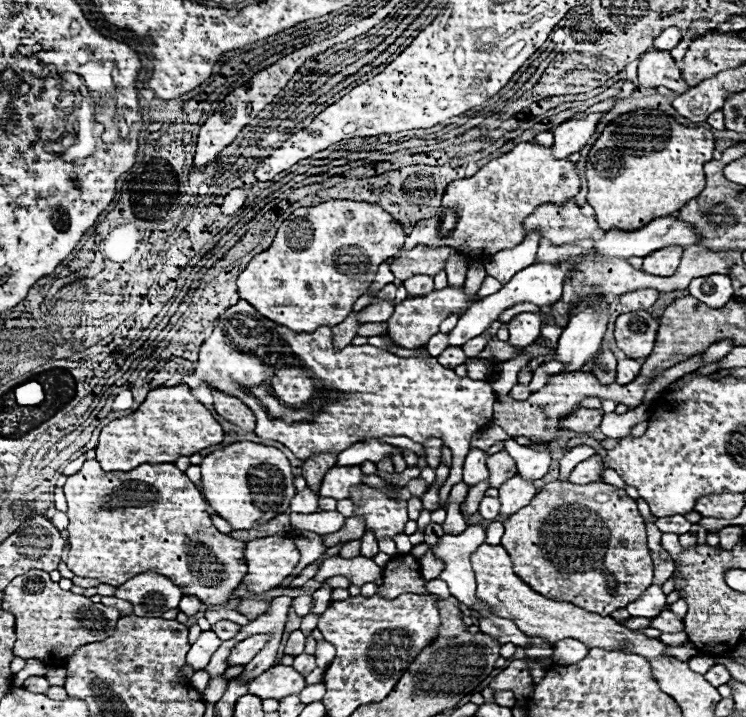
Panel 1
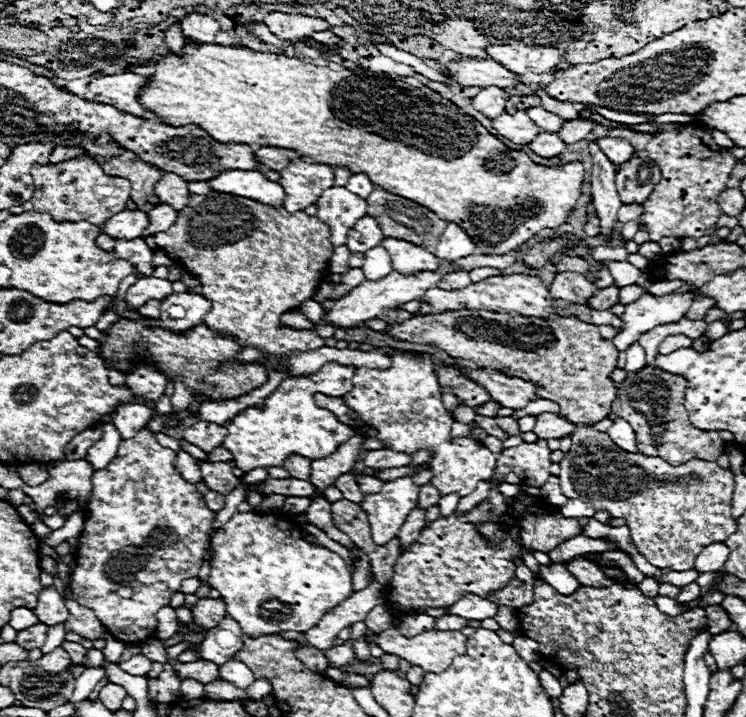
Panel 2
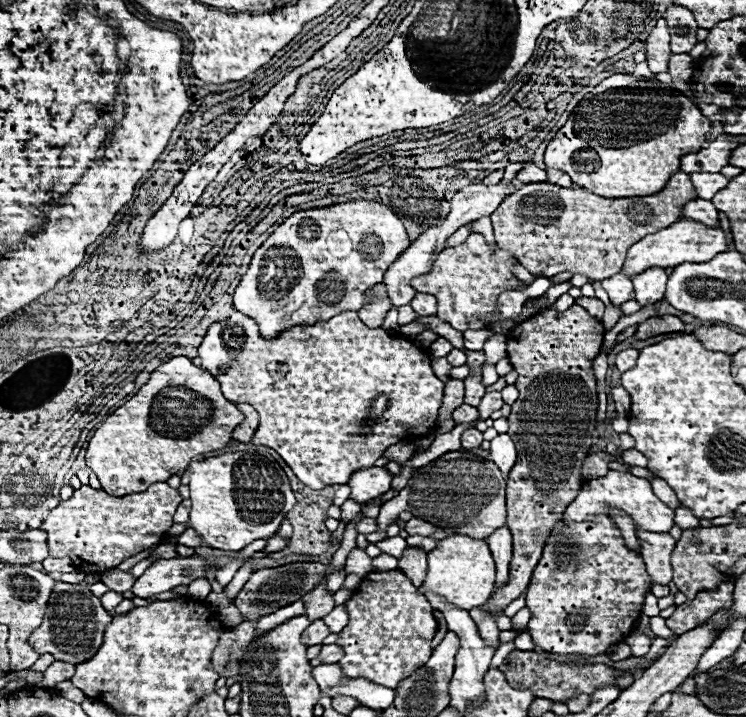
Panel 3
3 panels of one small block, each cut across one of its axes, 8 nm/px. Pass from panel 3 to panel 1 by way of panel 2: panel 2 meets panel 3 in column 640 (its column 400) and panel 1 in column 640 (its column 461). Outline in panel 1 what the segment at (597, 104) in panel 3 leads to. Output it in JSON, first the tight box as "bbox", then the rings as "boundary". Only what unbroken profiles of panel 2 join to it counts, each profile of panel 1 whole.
{"bbox":[586,110,714,230],"boundary":[[[634,110],[606,124],[600,138],[590,148],[586,164],[588,204],[596,210],[600,228],[636,230],[640,226],[646,226],[646,222],[650,222],[652,218],[678,212],[686,202],[690,202],[704,190],[702,166],[712,160],[712,152],[714,134],[710,130],[682,126],[672,116],[666,116],[660,110]]]}

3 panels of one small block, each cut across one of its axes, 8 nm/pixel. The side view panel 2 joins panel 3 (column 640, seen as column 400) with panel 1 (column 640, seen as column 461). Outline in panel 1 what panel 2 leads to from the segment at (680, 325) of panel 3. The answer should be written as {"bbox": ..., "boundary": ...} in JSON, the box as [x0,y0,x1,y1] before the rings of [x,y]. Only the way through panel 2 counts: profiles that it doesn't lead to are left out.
{"bbox":[616,310,658,358],"boundary":[[[636,310],[634,314],[620,314],[616,320],[616,346],[628,358],[646,358],[656,340],[658,320],[652,318],[646,310]]]}

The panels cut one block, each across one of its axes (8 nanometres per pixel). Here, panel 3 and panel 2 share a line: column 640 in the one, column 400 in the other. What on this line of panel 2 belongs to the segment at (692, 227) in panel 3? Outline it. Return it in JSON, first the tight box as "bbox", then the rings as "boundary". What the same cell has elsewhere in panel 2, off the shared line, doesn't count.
{"bbox":[380,238,440,274],"boundary":[[[384,238],[380,242],[386,252],[392,258],[392,268],[400,274],[410,274],[410,272],[420,272],[420,270],[436,270],[440,260],[424,250],[422,246],[416,246],[406,240],[396,240],[396,238]]]}

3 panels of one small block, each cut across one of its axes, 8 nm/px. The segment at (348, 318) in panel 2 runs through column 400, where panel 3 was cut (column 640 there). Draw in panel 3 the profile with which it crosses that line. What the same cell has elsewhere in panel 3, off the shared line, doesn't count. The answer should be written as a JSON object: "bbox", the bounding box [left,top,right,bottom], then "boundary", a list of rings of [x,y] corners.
{"bbox":[632,266,668,306],"boundary":[[[652,266],[644,270],[642,274],[634,276],[632,282],[634,282],[636,302],[640,302],[642,306],[648,306],[648,304],[662,300],[664,290],[666,290],[666,280],[668,280],[668,274],[660,266]]]}

